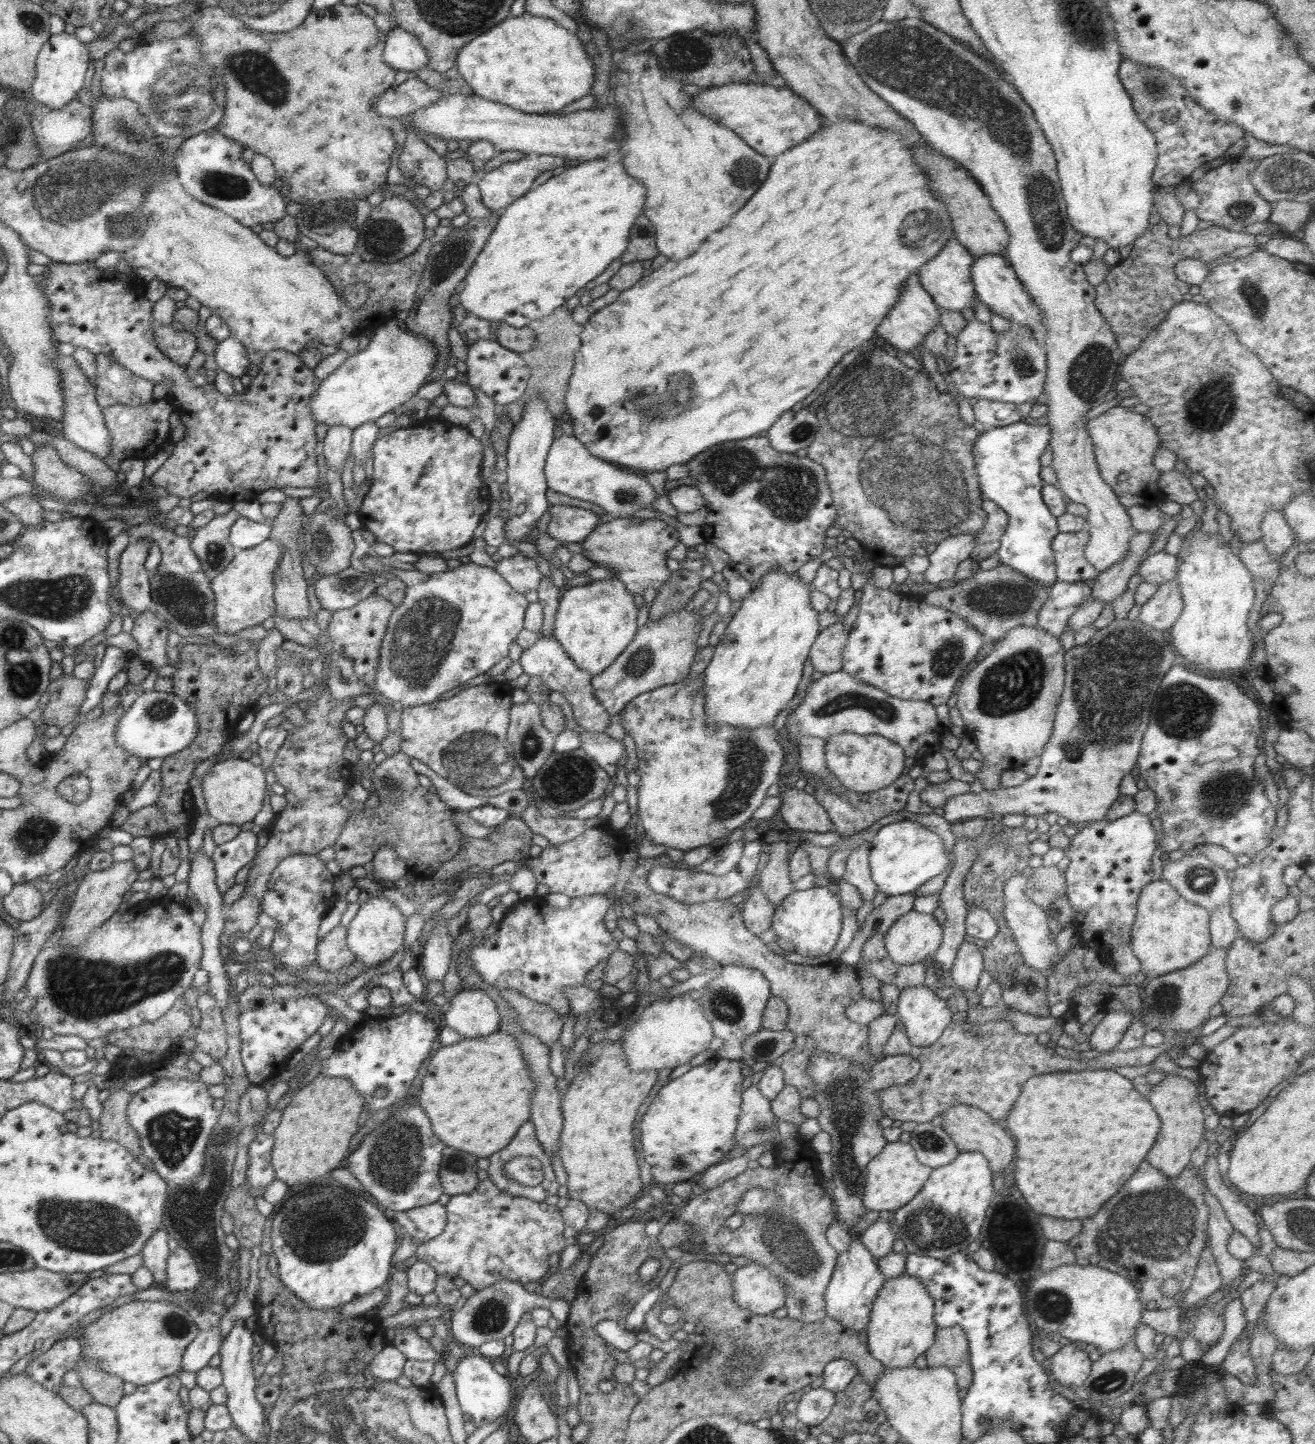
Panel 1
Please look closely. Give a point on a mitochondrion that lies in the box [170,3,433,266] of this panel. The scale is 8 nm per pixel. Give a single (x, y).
(255, 72)

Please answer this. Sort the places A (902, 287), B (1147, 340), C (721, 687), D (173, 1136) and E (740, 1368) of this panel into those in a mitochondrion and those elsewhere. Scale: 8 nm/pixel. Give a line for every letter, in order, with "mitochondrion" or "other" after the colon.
A: other
B: other
C: other
D: mitochondrion
E: mitochondrion

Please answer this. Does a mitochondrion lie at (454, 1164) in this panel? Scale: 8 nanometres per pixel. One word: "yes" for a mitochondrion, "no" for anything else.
yes

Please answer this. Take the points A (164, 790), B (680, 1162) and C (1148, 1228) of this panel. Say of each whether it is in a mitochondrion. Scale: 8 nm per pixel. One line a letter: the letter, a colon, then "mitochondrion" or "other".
A: other
B: mitochondrion
C: mitochondrion

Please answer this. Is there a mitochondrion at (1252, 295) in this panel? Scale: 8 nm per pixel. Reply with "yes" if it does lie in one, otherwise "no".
yes

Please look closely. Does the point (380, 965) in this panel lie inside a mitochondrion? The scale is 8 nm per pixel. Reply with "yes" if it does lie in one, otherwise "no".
no

